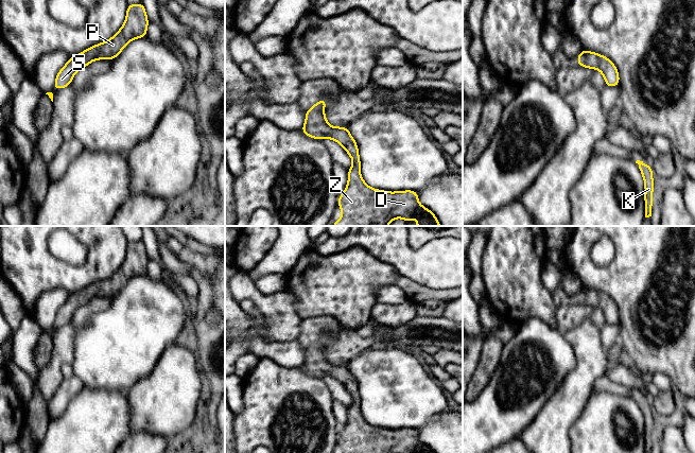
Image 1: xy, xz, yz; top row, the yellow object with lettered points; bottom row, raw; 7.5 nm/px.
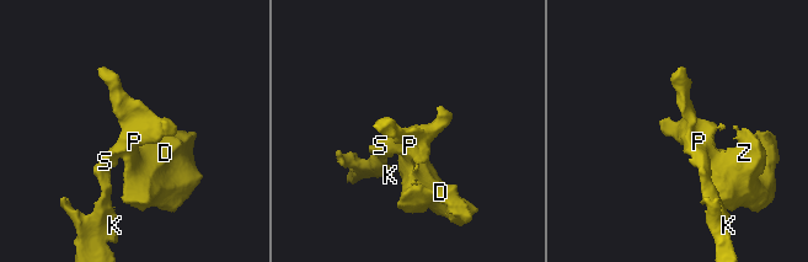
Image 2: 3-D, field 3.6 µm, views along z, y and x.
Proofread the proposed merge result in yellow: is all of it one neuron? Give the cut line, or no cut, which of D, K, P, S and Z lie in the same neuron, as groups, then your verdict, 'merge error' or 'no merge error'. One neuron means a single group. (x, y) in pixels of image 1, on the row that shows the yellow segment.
no cut | D K P S Z | no merge error

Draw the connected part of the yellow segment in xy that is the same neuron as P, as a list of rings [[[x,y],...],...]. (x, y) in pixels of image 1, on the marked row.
[[[143,3],[128,4],[125,22],[121,29],[109,40],[94,45],[70,57],[57,73],[54,89],[69,87],[75,73],[81,68],[87,67],[92,60],[116,58],[131,40],[147,35],[147,25],[149,19]]]

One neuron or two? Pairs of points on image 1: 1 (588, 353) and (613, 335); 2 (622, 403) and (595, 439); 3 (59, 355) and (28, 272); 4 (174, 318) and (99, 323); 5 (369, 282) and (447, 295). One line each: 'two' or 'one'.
1: two
2: one
3: two
4: one
5: one

